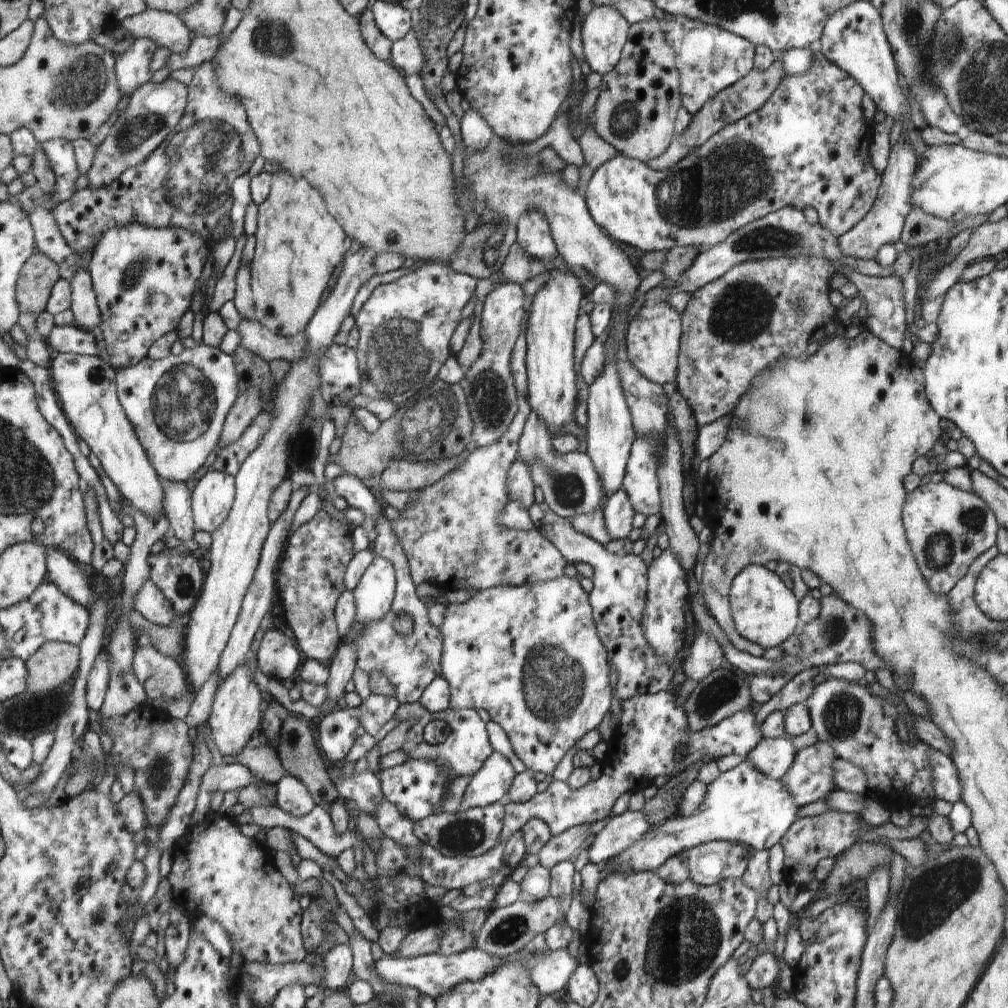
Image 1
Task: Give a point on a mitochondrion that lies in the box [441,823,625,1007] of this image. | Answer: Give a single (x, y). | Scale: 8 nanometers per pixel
(508, 931)

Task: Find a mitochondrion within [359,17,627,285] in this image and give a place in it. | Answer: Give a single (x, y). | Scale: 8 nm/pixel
(500, 170)

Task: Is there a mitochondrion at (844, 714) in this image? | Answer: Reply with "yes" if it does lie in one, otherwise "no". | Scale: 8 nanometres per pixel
yes

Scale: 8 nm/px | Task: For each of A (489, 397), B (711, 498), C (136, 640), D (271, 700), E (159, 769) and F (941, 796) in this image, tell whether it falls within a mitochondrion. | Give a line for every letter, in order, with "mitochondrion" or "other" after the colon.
A: mitochondrion
B: other
C: other
D: other
E: mitochondrion
F: other

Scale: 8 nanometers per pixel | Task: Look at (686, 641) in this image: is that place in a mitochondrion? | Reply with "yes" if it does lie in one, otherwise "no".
no

